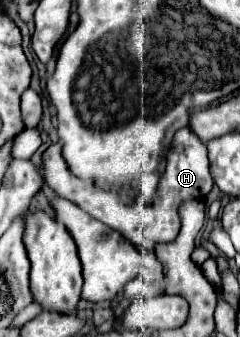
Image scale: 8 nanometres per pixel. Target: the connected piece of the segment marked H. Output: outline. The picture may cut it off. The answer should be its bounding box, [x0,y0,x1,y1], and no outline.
[42,128,214,250]

